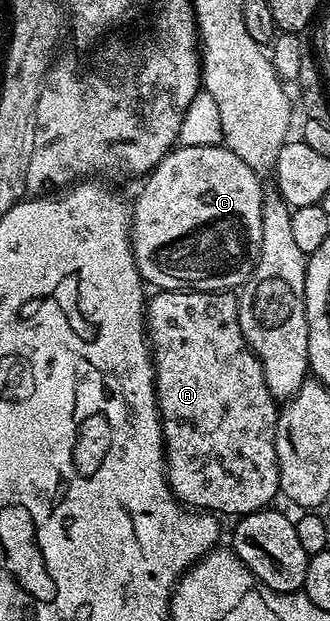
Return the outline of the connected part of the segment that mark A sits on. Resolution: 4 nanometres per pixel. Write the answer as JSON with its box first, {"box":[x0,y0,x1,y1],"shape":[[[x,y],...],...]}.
{"box":[147,290,281,517],"shape":[[[158,290],[157,295],[148,300],[147,303],[147,334],[151,344],[151,354],[153,356],[153,374],[157,377],[157,409],[161,412],[161,428],[163,429],[163,439],[165,440],[165,478],[169,481],[169,487],[173,490],[174,495],[184,506],[190,509],[200,509],[206,513],[220,513],[222,516],[233,515],[232,517],[240,517],[242,515],[249,515],[252,511],[263,511],[270,506],[269,503],[273,498],[278,498],[281,482],[279,481],[279,465],[277,464],[277,450],[275,449],[275,433],[277,432],[277,417],[279,414],[278,400],[273,398],[273,394],[267,389],[267,381],[265,374],[261,368],[261,363],[257,360],[256,355],[249,350],[241,326],[237,320],[237,295],[233,293],[226,293],[223,291],[163,291]]]}

